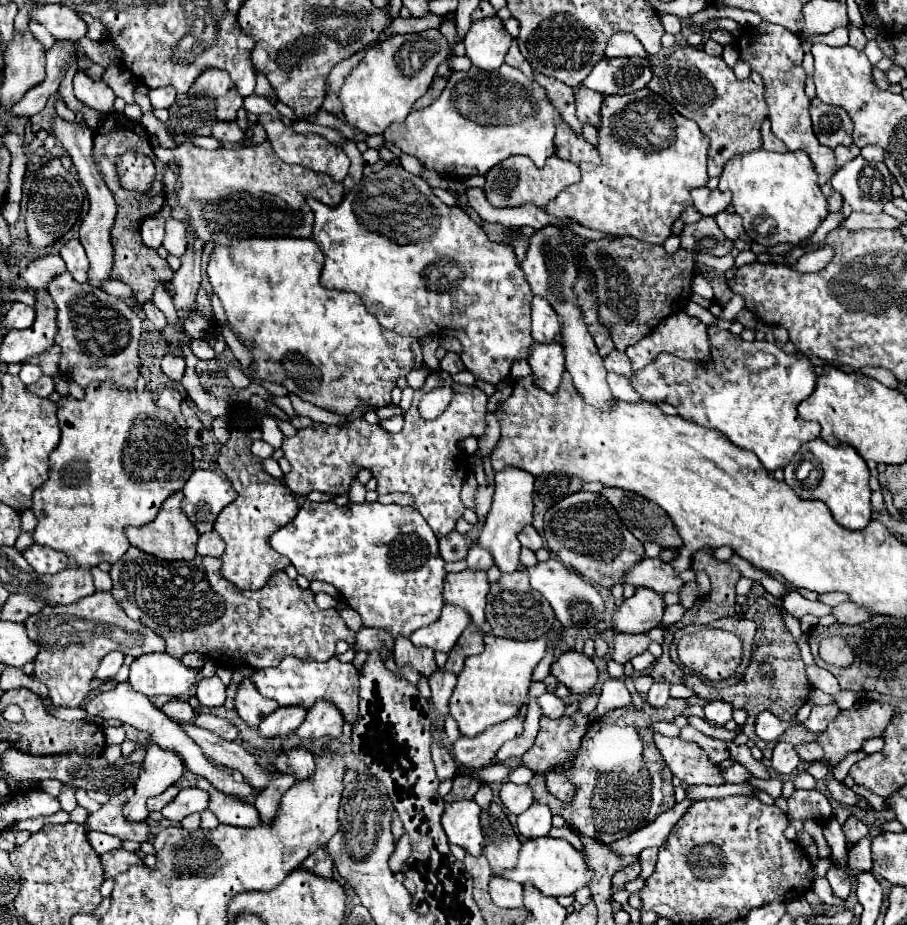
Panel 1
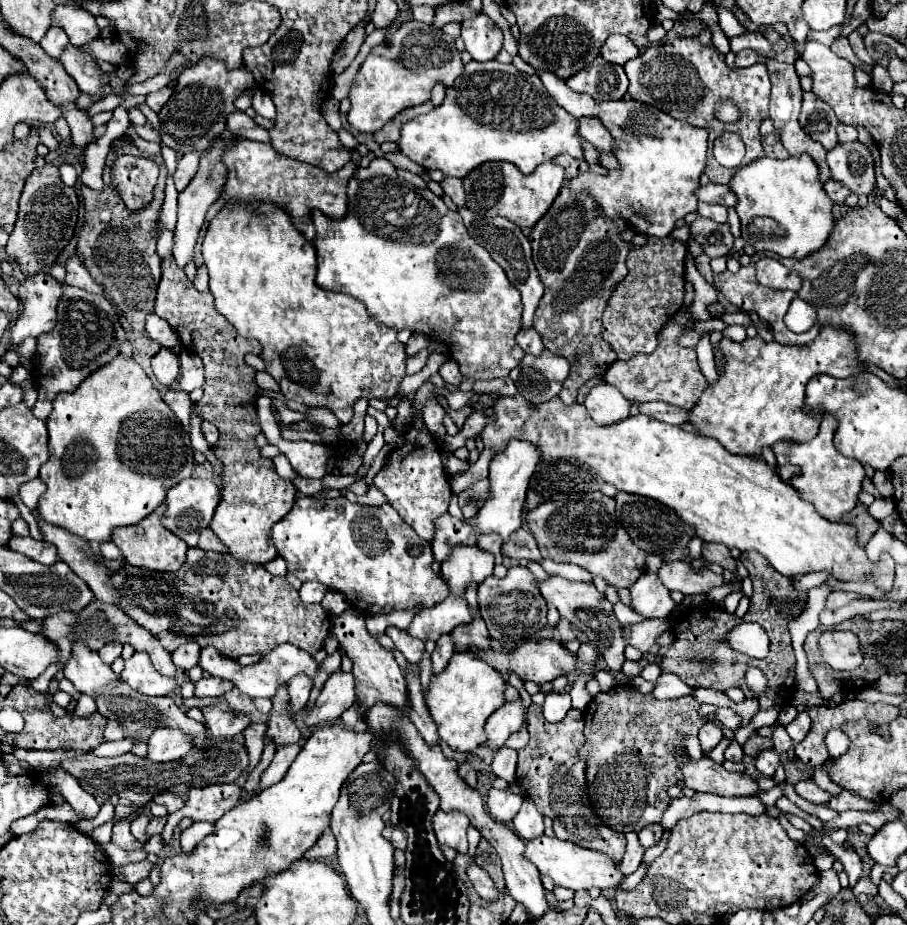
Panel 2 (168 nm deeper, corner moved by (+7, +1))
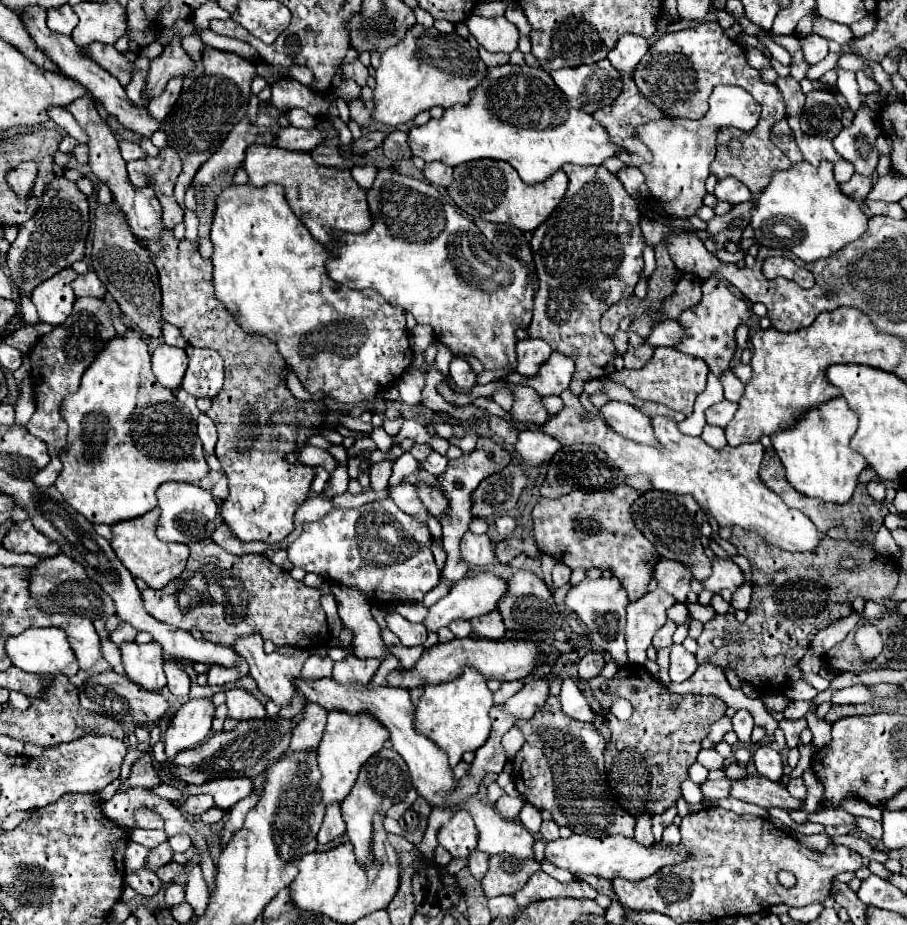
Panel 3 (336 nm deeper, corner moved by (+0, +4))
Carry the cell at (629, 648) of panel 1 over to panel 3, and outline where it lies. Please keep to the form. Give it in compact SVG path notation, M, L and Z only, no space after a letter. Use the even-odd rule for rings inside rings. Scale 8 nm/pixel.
M668 620L656 634L654 634L654 640L652 640L652 646L658 650L658 648L668 648L672 646L672 634L676 630L676 624L672 620Z

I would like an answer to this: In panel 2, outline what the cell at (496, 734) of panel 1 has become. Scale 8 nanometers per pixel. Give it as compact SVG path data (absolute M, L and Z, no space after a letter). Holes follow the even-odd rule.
M521 699L515 701L507 701L503 707L499 707L499 711L495 711L489 719L487 719L487 733L489 733L489 741L485 743L487 747L503 747L503 743L509 739L509 735L513 735L515 731L519 731L525 723L525 707Z

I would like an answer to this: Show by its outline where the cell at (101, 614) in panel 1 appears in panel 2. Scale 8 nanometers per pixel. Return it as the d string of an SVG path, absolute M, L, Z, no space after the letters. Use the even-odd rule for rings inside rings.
M95 599L79 615L61 611L59 615L51 615L49 619L43 619L43 631L41 633L59 645L59 649L61 649L59 657L61 657L63 663L71 655L71 643L73 641L85 641L91 649L101 649L109 641L121 641L121 643L131 643L137 651L147 651L149 657L151 657L151 663L155 665L155 669L161 675L167 675L167 677L175 677L177 675L177 667L171 661L171 653L167 649L163 649L163 645L149 631L145 631L139 623L135 623L131 617L127 617L117 605L101 603L101 601Z

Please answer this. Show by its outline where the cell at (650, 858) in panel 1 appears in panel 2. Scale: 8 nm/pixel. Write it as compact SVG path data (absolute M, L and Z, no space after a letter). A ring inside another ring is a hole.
M651 823L651 825L643 827L643 831L639 831L639 841L643 847L651 847L661 839L661 835L663 835L663 825Z

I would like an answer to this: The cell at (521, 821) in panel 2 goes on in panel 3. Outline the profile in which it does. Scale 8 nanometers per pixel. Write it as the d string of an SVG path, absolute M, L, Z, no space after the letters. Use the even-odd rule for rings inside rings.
M544 820L540 826L540 834L544 840L556 840L558 838L558 824L554 820Z

